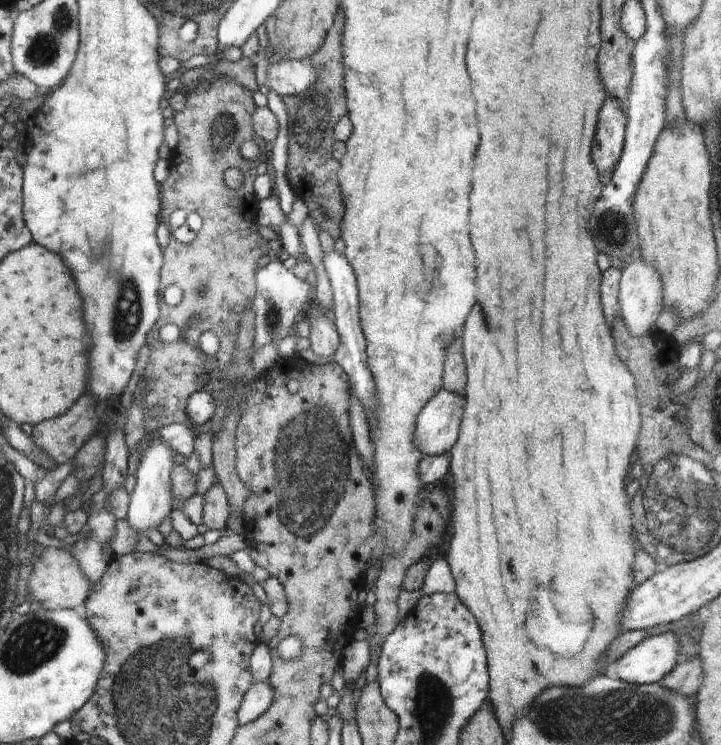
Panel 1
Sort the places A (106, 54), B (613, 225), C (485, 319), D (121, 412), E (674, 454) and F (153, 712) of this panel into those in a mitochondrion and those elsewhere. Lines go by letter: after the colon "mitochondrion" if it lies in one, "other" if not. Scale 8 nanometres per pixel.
A: other
B: mitochondrion
C: other
D: other
E: mitochondrion
F: mitochondrion

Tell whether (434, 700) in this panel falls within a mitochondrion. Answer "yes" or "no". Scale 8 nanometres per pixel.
yes

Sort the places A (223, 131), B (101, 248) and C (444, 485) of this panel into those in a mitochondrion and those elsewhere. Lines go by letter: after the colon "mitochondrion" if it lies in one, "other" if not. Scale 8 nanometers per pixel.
A: mitochondrion
B: mitochondrion
C: other

